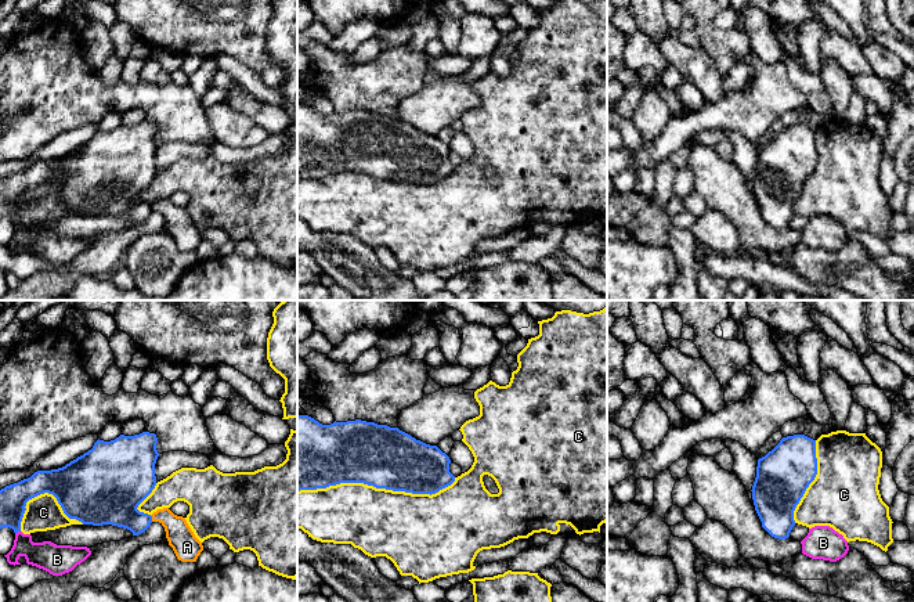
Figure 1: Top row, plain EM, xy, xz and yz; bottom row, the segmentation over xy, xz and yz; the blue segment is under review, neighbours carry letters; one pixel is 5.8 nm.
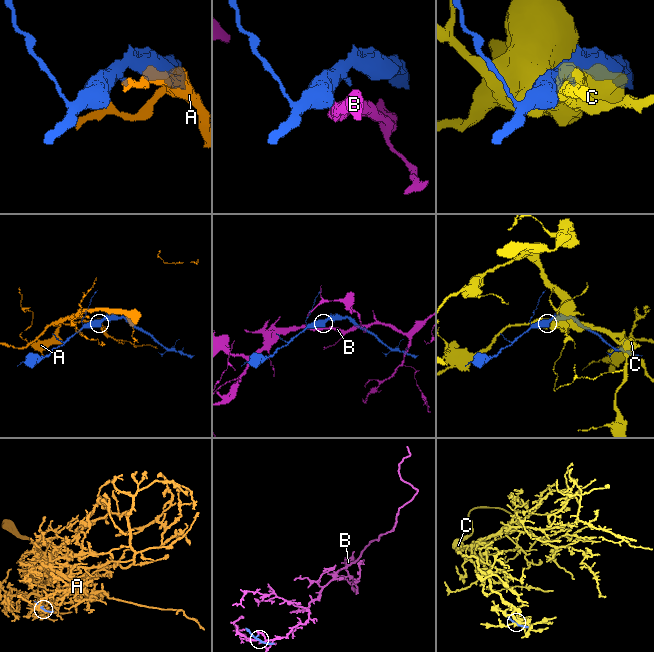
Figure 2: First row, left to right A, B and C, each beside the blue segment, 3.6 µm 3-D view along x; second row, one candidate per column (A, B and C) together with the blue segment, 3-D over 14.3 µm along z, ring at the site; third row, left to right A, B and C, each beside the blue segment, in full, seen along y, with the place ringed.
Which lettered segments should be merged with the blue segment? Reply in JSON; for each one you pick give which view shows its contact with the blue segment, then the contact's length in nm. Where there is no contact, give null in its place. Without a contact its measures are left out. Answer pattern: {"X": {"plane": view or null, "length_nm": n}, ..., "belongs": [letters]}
{"belongs": []}

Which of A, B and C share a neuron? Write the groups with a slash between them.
A / B / C

